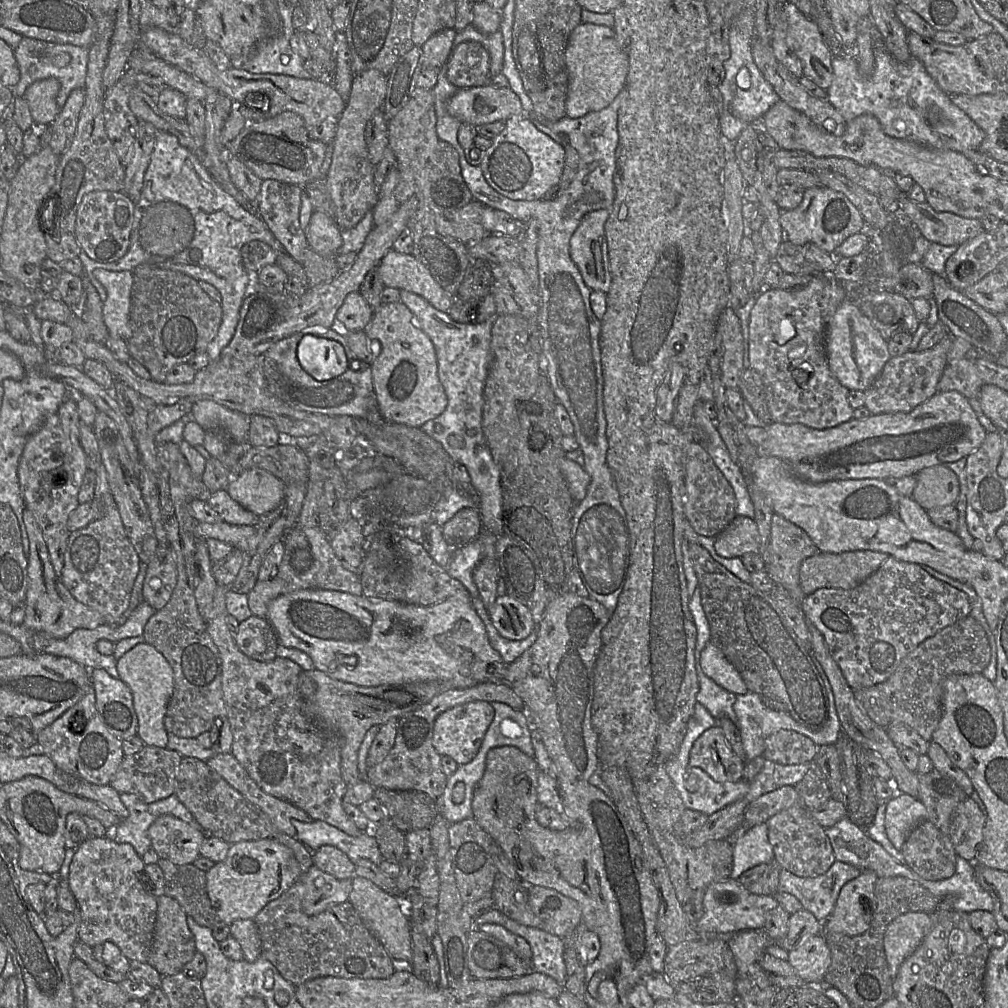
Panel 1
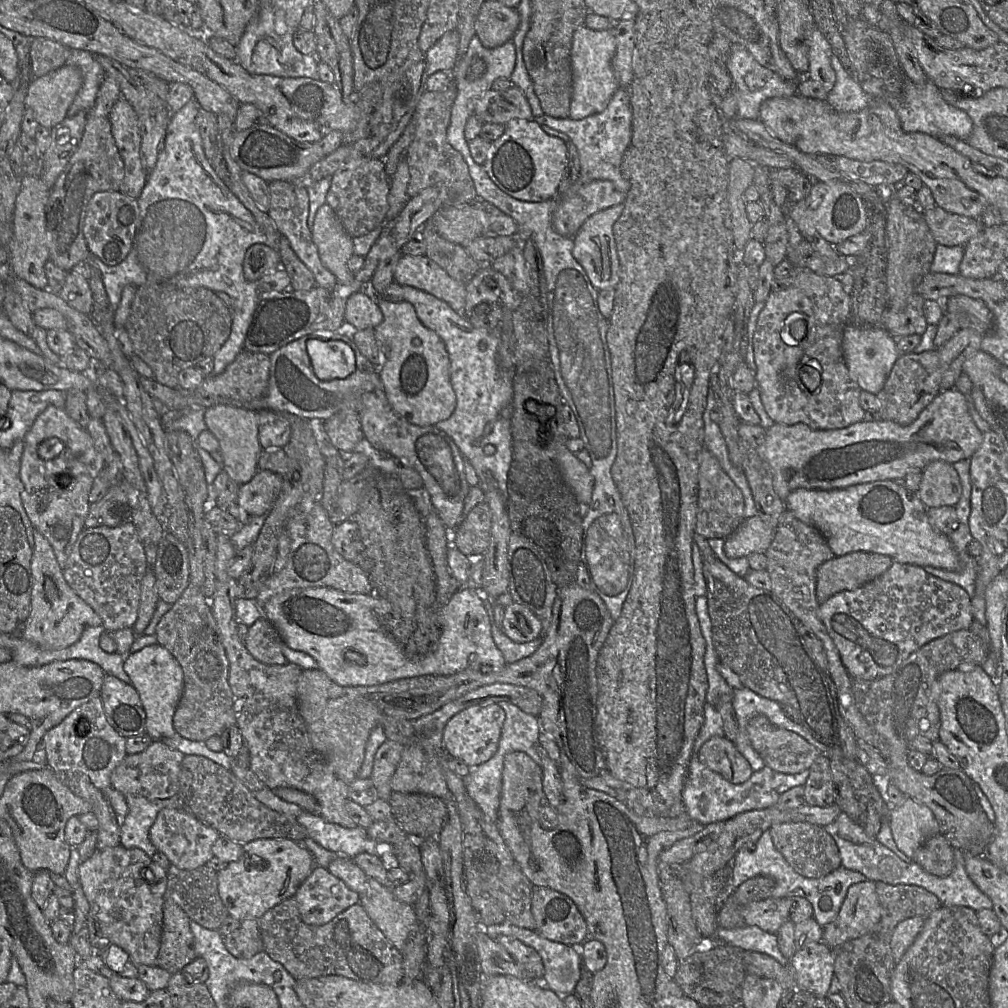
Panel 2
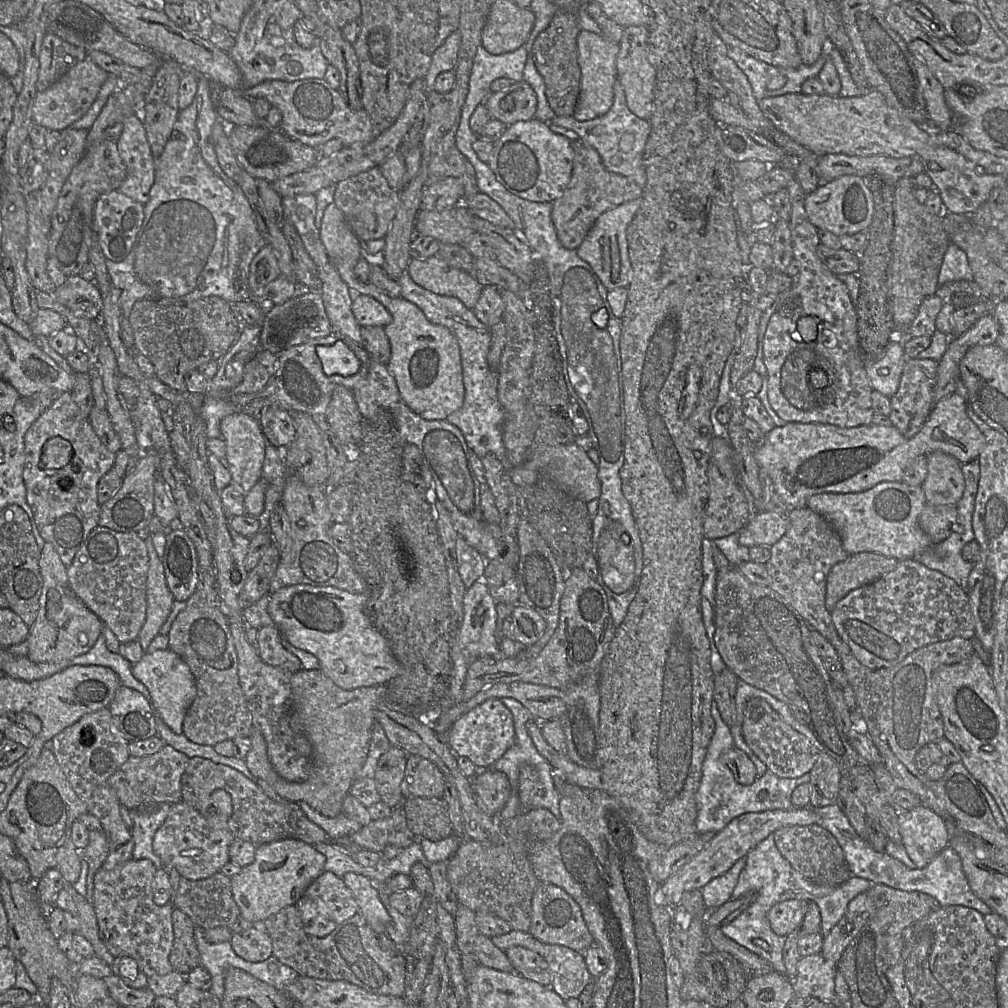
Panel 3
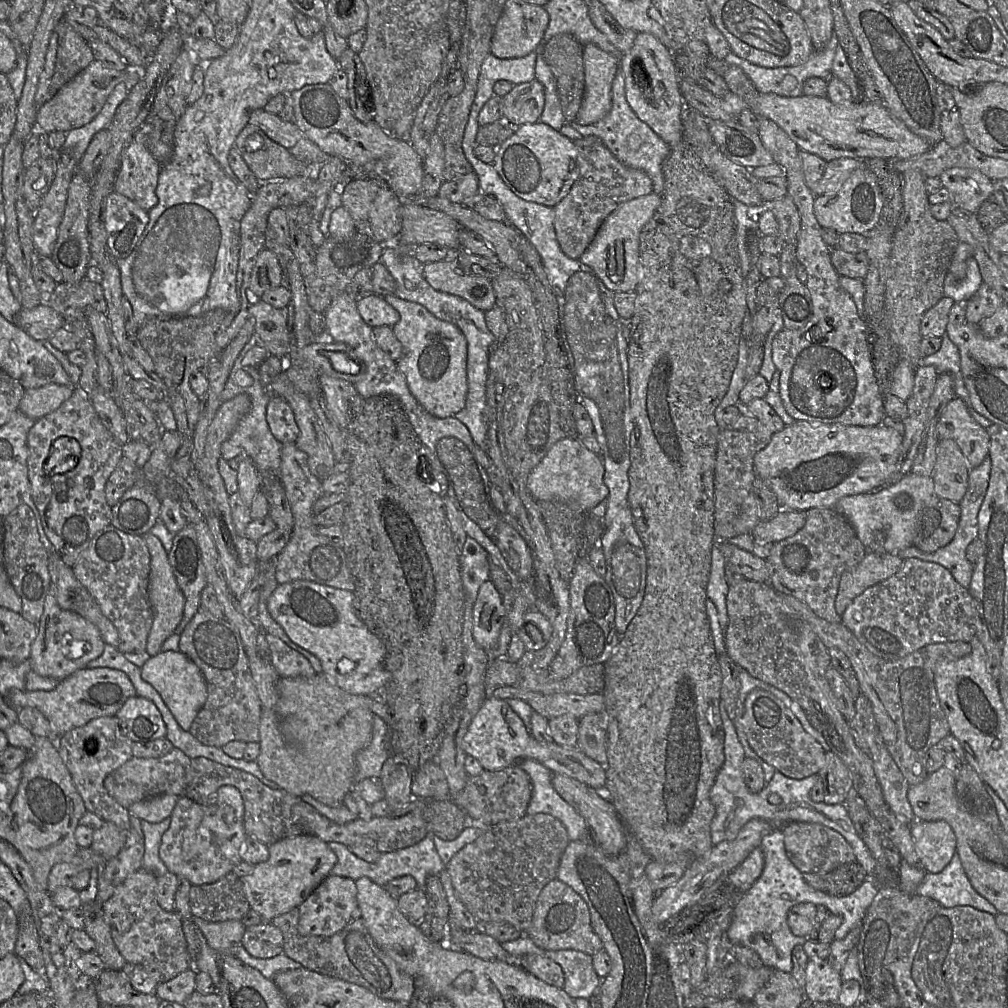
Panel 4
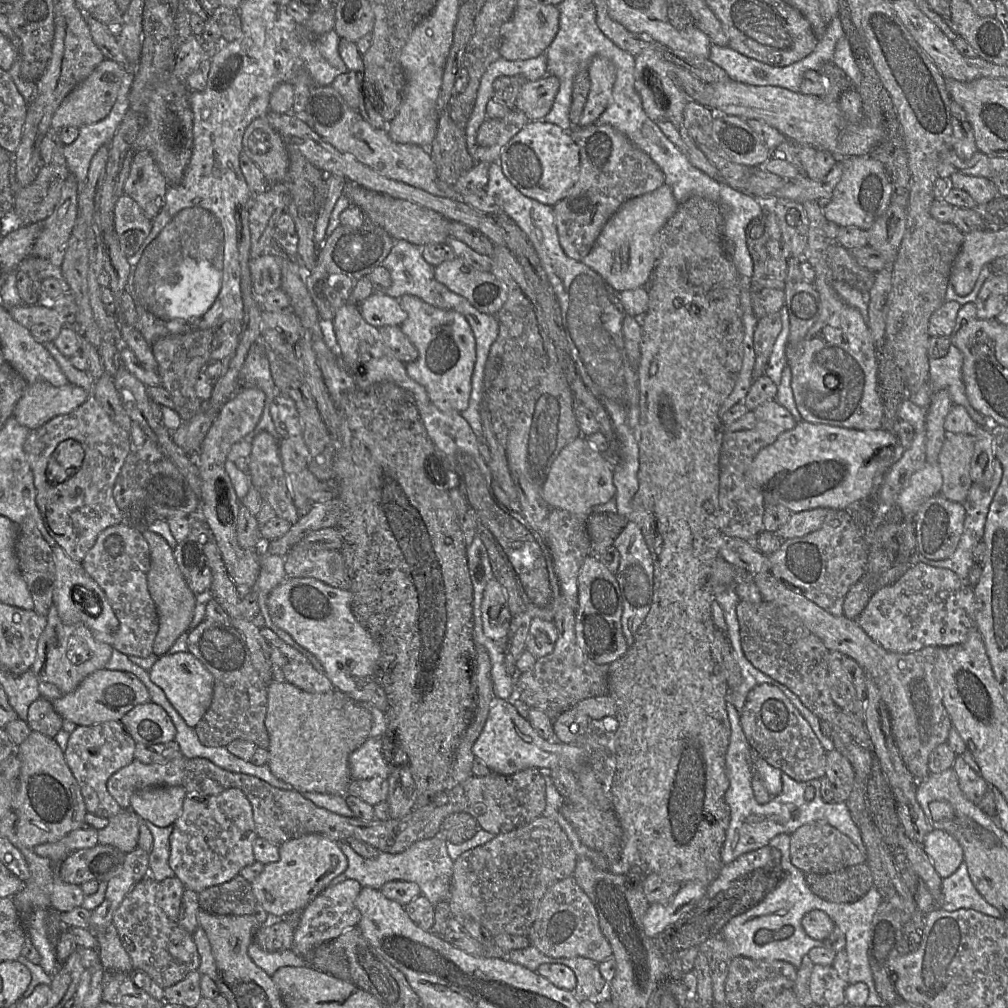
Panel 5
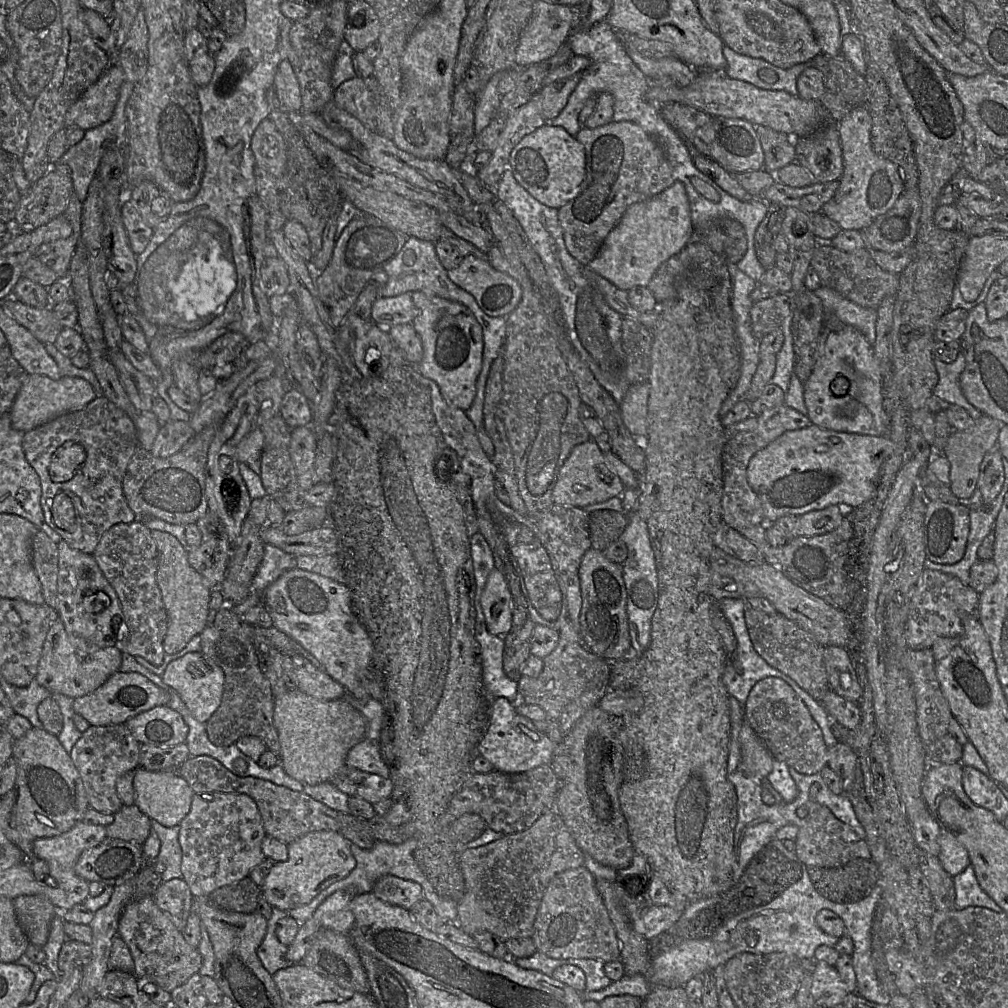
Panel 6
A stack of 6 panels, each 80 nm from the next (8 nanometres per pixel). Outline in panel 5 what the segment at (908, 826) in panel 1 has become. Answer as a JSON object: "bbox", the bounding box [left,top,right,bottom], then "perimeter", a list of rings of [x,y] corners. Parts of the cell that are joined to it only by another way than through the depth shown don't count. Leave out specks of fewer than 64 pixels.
{"bbox":[921,828,964,879],"perimeter":[[[933,828],[921,846],[942,879],[951,876],[964,862],[961,845],[944,830]]]}

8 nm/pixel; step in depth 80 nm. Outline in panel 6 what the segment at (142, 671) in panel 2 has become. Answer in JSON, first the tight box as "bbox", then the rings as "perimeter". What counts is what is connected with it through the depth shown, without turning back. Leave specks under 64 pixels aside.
{"bbox":[161,652,224,723],"perimeter":[[[188,652],[171,661],[166,666],[161,679],[180,697],[191,715],[201,723],[206,723],[221,703],[224,673],[201,652]]]}

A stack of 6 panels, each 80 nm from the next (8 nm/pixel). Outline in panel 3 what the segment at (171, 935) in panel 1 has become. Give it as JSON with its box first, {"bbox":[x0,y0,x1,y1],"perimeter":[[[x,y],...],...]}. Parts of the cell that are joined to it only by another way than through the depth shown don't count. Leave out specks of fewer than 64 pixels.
{"bbox":[169,907,200,976],"perimeter":[[[174,907],[172,911],[174,940],[169,962],[173,971],[186,976],[200,965],[200,955],[194,937],[195,924],[180,909]]]}

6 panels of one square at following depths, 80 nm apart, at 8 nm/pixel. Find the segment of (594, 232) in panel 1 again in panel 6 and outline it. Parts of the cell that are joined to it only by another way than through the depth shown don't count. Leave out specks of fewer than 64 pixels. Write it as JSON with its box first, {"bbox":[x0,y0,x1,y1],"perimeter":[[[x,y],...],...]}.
{"bbox":[587,181,694,290],"perimeter":[[[675,181],[661,193],[630,205],[603,241],[597,256],[587,266],[621,290],[646,287],[660,265],[678,254],[694,235],[685,186]]]}

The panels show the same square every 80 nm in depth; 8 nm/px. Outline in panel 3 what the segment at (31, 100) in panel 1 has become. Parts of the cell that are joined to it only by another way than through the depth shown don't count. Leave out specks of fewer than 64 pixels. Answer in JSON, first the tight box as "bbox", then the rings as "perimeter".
{"bbox":[32,57,110,132],"perimeter":[[[90,57],[77,63],[50,87],[36,93],[32,106],[33,122],[47,130],[59,132],[71,127],[90,109],[109,76],[110,74],[99,67]]]}

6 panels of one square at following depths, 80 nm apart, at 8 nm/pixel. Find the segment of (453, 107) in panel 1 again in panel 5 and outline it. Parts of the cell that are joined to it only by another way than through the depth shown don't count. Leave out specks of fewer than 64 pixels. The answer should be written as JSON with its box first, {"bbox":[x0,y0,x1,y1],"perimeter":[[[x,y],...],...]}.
{"bbox":[515,75,559,121],"perimeter":[[[551,75],[527,81],[519,89],[515,109],[522,111],[530,121],[542,120],[550,112],[559,87],[559,79]]]}

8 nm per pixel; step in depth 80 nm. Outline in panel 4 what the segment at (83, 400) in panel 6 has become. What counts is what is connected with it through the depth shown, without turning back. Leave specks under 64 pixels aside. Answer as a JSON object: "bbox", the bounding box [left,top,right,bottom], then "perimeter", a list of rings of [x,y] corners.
{"bbox":[18,384,75,420],"perimeter":[[[47,384],[39,388],[26,390],[18,410],[26,416],[38,420],[53,412],[69,399],[75,390],[75,386]]]}

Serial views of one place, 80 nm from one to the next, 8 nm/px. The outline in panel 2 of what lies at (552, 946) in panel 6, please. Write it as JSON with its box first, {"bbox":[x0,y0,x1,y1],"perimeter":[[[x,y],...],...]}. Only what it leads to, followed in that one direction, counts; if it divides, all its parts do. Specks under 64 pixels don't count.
{"bbox":[531,887,589,949],"perimeter":[[[534,887],[531,908],[536,931],[542,937],[578,949],[589,938],[585,919],[567,895],[547,887]]]}

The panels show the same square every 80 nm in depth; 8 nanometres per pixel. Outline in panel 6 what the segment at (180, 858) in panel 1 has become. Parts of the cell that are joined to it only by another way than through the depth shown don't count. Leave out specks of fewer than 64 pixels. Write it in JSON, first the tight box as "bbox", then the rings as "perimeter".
{"bbox":[178,794,266,898],"perimeter":[[[195,794],[189,813],[179,824],[178,840],[182,851],[182,879],[195,898],[208,898],[216,889],[247,878],[250,872],[266,860],[261,844],[266,833],[256,803],[243,794]]]}

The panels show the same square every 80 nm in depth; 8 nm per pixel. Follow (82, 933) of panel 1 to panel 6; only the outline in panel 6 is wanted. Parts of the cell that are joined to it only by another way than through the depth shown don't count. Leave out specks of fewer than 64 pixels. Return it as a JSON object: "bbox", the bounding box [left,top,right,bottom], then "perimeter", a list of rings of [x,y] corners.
{"bbox":[118,896,202,992],"perimeter":[[[154,896],[131,900],[124,908],[118,924],[118,934],[129,948],[138,979],[153,979],[167,992],[183,985],[202,966],[202,956],[192,947],[172,921],[155,903]]]}

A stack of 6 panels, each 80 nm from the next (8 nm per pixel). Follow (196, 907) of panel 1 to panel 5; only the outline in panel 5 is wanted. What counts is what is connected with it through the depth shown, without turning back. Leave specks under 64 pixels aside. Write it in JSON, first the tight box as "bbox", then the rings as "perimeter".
{"bbox":[198,875,257,915],"perimeter":[[[238,875],[198,893],[199,908],[214,915],[251,915],[257,904],[250,882]]]}

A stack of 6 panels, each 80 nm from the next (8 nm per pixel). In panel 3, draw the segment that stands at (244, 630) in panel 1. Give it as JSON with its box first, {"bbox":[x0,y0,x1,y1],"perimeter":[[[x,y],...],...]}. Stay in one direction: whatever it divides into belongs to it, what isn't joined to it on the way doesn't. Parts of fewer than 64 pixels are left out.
{"bbox":[257,626,303,673],"perimeter":[[[276,626],[257,629],[257,653],[263,662],[289,673],[303,669],[301,661],[282,645],[281,634]]]}

